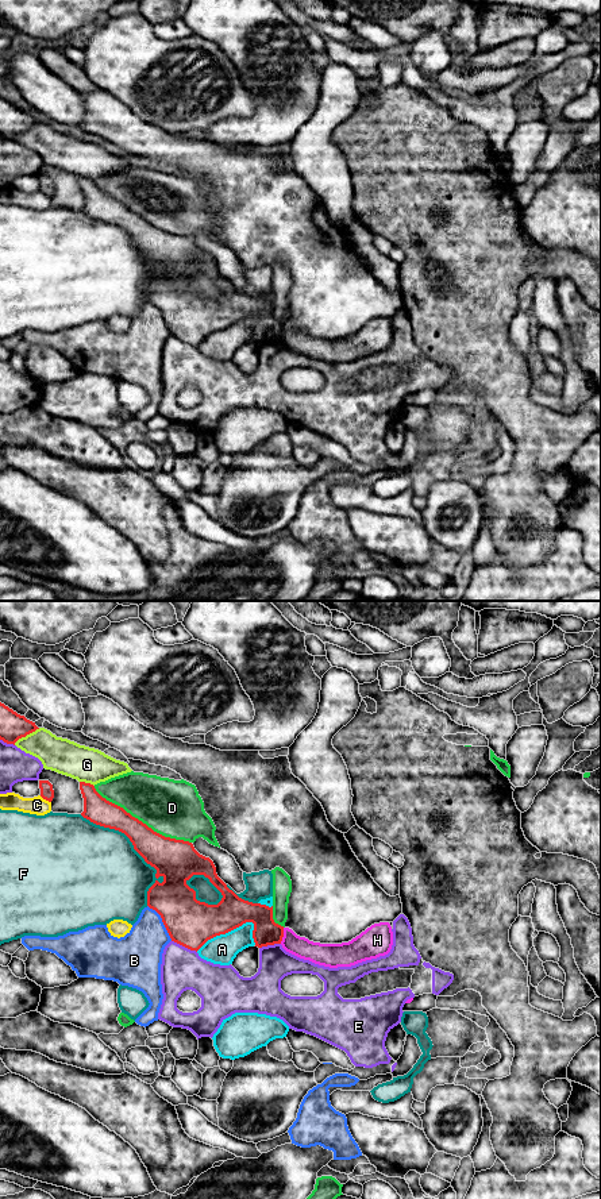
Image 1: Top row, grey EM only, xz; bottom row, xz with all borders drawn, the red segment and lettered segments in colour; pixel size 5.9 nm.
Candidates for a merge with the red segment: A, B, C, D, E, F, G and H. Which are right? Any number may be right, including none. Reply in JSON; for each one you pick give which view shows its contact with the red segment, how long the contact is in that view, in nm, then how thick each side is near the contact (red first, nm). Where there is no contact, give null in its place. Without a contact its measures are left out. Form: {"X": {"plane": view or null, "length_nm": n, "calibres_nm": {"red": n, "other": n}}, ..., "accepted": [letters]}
{"accepted": []}

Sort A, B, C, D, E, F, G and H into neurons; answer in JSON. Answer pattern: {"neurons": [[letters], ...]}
{"neurons": [["A"], ["B"], ["C"], ["D"], ["E"], ["F"], ["G"], ["H"]]}

